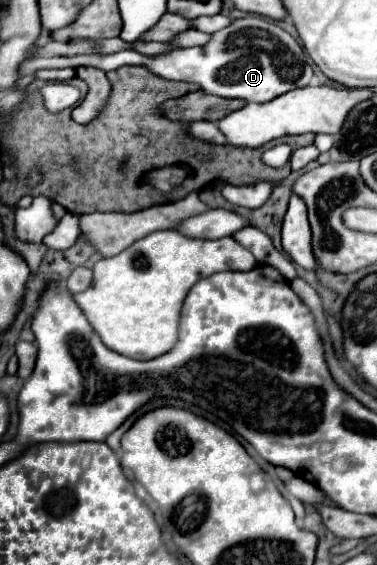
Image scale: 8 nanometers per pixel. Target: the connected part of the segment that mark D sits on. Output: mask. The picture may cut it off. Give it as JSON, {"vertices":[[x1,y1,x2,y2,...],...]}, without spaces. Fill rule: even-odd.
{"vertices":[[246,16,232,20,226,28,214,32,210,42,204,46,176,48,156,56,146,56,134,50,122,50,110,56,39,57,24,61,20,65,19,76,24,77,44,68,78,68,82,64,96,66,102,70,116,70,124,64,144,64,150,72,164,80,192,82,198,84,202,92,220,98,238,98,244,102,262,104,294,88,308,86,314,76,304,48,286,30,262,16]]}

